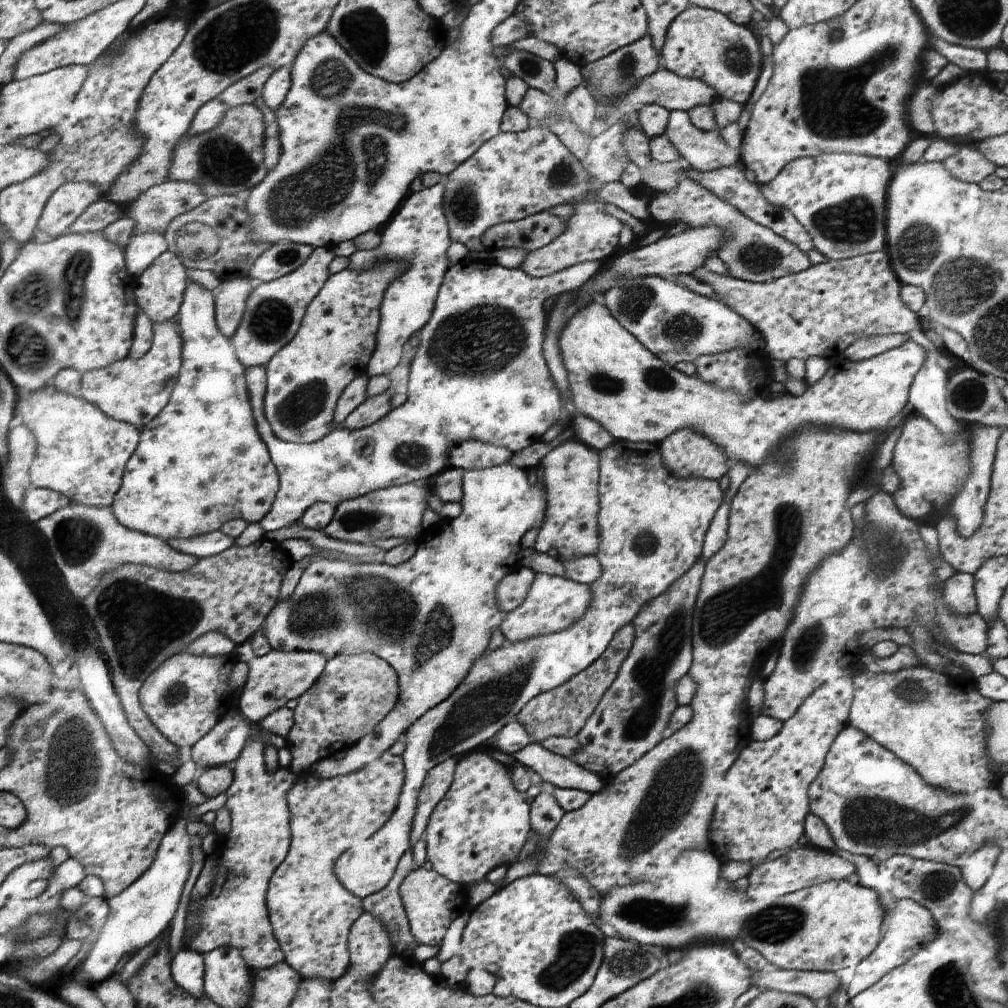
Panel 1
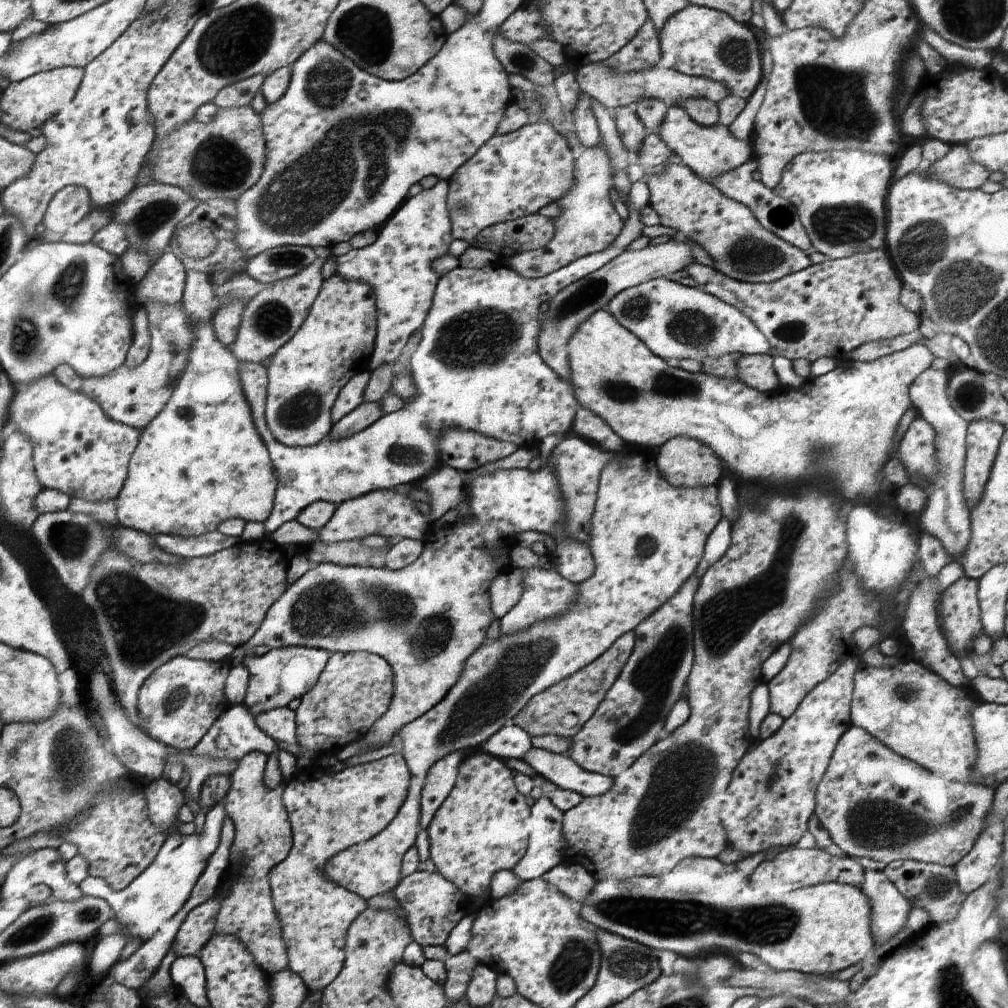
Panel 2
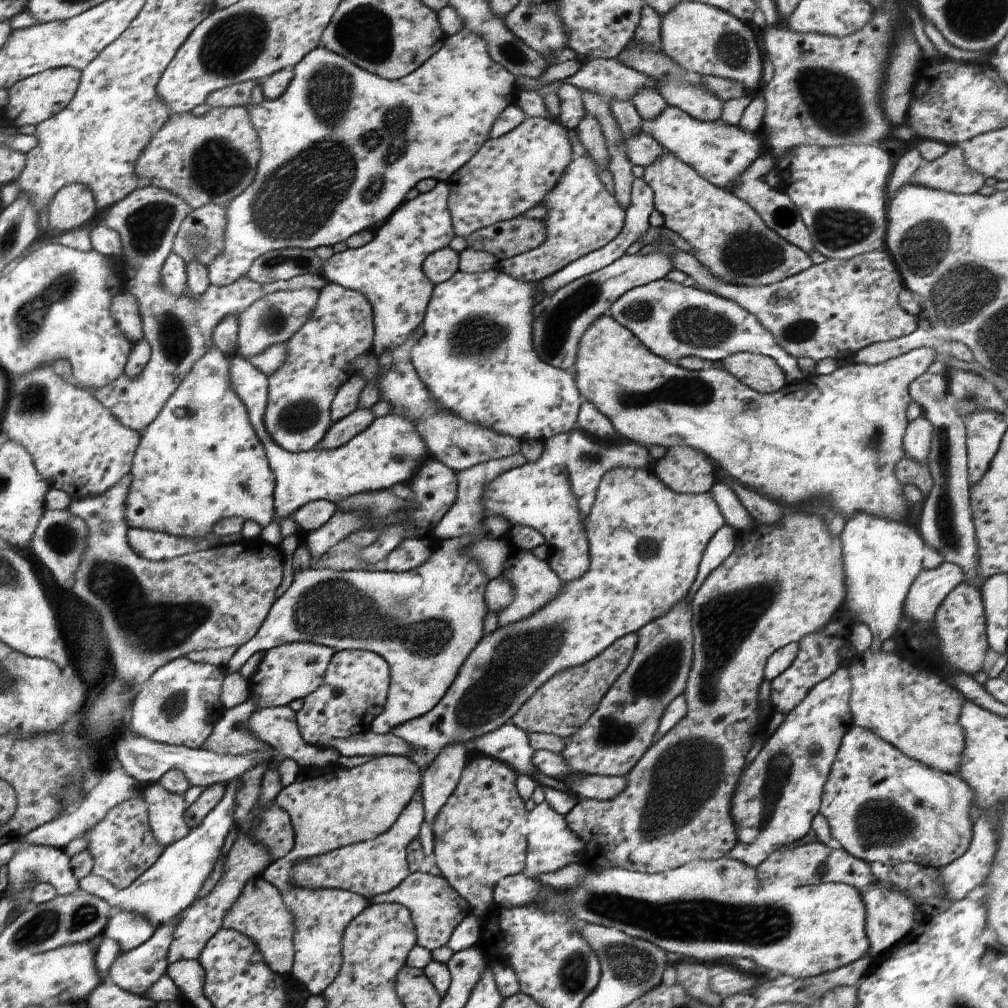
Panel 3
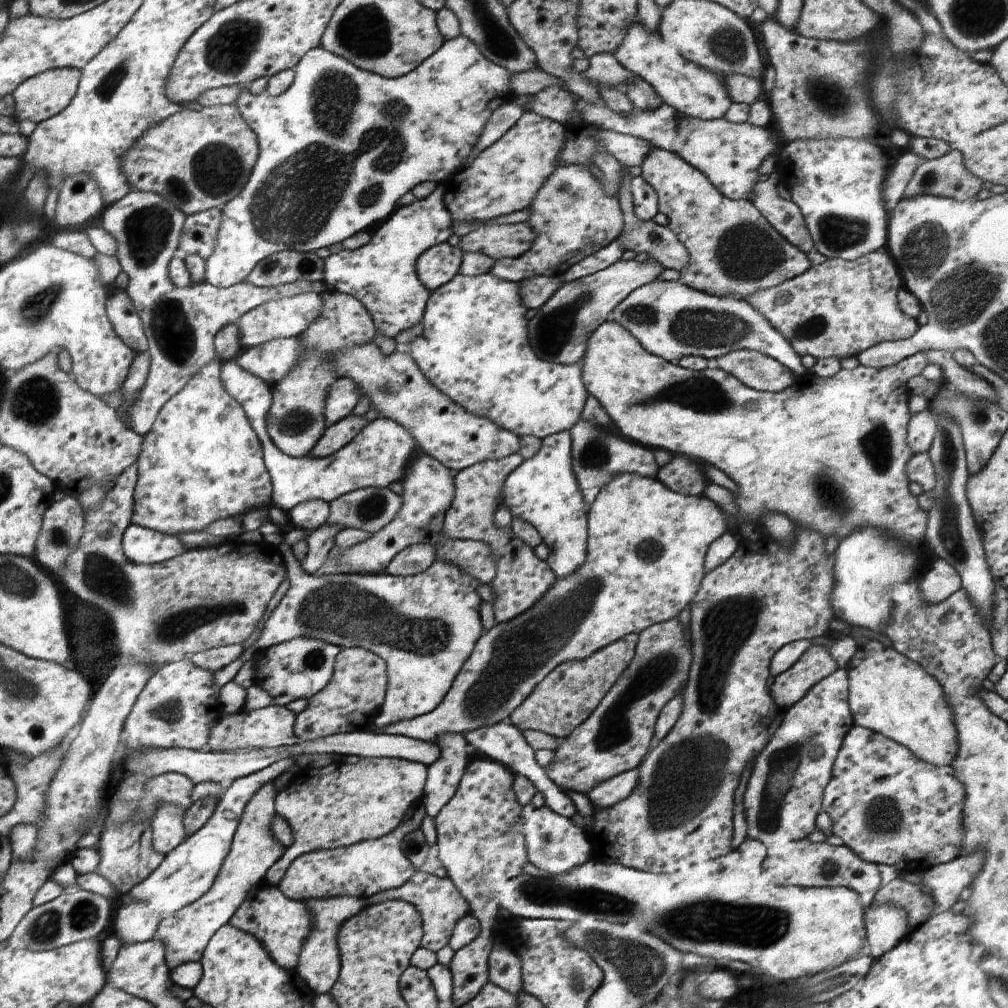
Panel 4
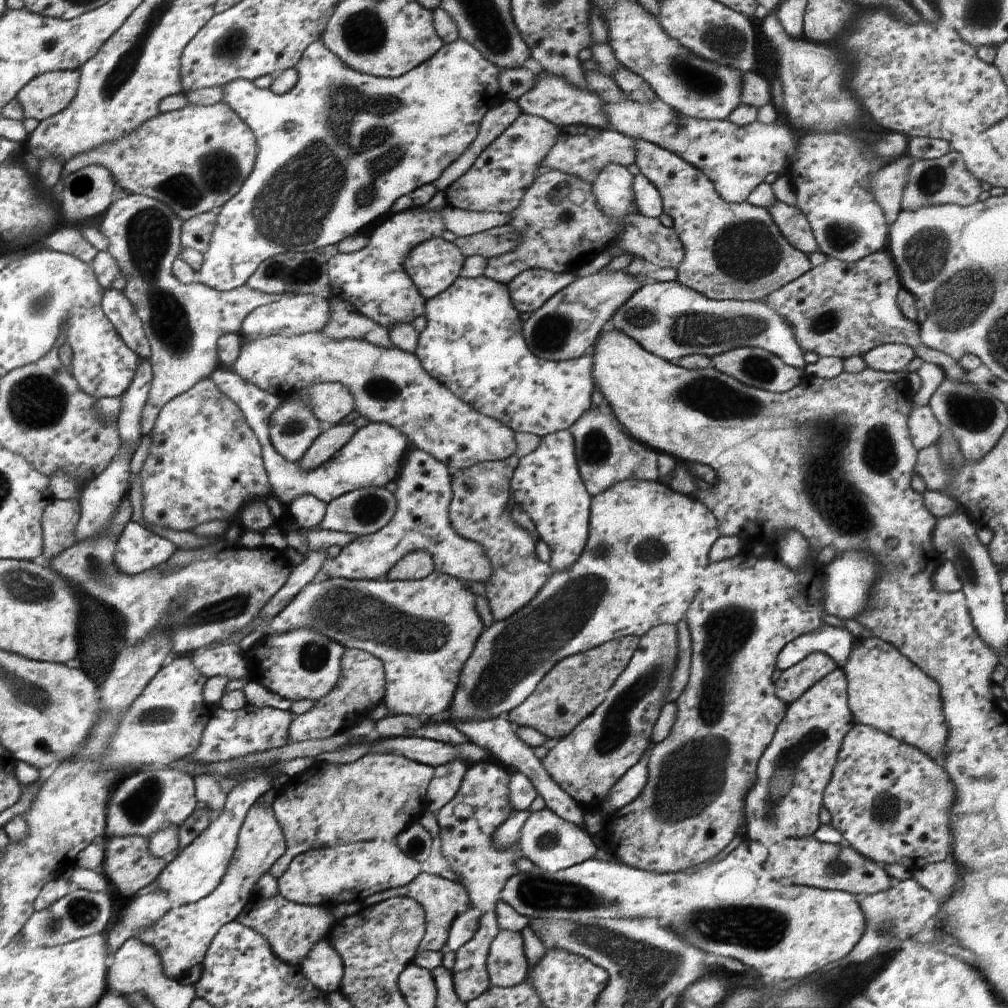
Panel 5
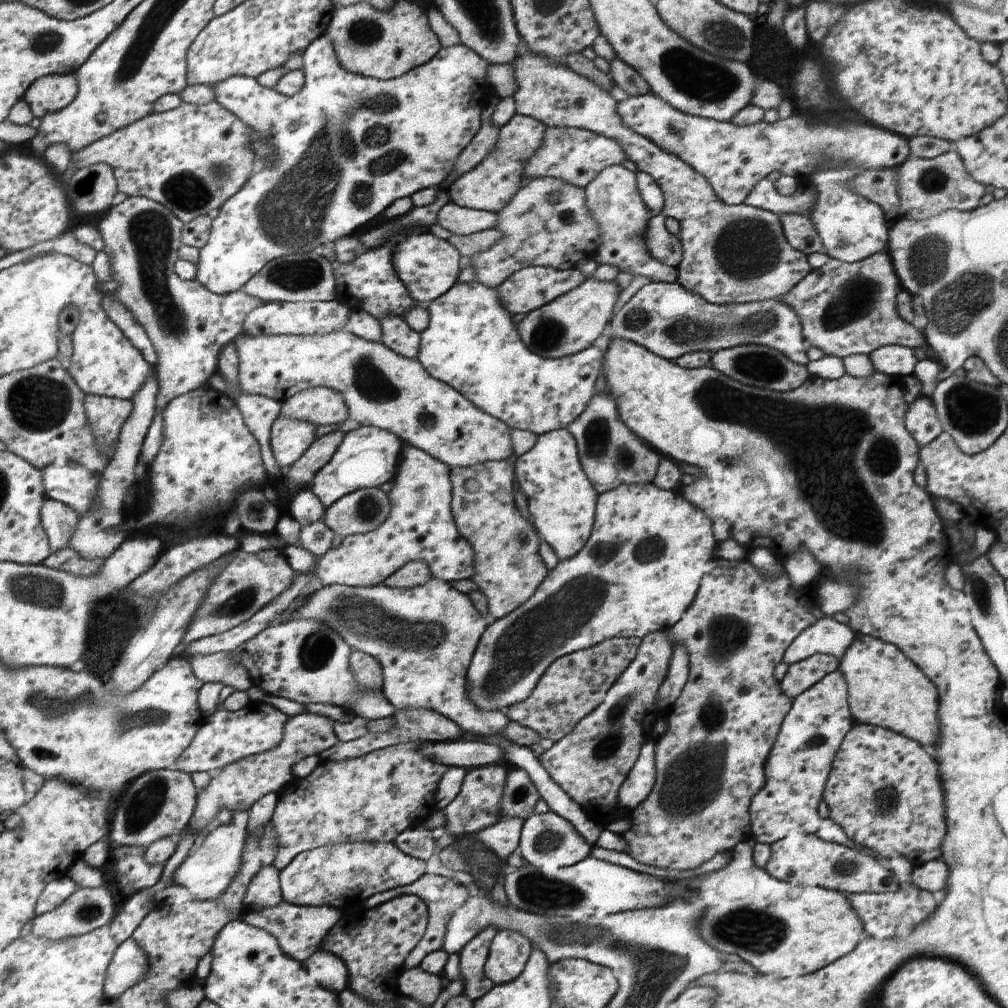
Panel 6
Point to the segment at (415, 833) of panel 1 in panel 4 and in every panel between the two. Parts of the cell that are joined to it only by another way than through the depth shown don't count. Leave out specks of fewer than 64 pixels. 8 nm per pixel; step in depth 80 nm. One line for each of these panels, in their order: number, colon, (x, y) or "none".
2: (441, 778)
3: (438, 782)
4: (443, 776)

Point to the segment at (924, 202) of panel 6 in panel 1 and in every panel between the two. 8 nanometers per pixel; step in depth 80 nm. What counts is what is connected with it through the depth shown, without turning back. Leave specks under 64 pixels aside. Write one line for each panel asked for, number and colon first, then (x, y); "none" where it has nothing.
1: (968, 164)
2: (956, 167)
3: (950, 172)
4: (947, 176)
5: (943, 180)

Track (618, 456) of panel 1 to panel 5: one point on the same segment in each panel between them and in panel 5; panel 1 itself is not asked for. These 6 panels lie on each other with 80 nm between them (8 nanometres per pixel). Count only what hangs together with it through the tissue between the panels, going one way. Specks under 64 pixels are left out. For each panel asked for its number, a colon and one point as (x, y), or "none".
2: (647, 537)
3: (646, 541)
4: (646, 544)
5: (648, 546)

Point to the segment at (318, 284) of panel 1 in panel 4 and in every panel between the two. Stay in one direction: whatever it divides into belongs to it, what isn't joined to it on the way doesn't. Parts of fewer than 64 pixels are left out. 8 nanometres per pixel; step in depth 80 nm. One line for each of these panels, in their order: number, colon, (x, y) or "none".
2: (270, 318)
3: (277, 316)
4: (284, 317)

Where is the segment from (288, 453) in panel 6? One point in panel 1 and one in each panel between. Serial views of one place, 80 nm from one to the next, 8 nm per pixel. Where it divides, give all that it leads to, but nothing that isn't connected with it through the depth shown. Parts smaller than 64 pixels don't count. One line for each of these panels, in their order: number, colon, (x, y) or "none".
1: (336, 338)
2: (305, 376)
3: (321, 355)
4: (296, 421)
5: (293, 427)

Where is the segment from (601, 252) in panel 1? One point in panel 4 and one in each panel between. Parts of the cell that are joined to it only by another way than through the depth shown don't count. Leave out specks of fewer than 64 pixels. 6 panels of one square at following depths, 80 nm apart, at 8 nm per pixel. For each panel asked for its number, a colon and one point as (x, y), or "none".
2: (588, 224)
3: (582, 216)
4: (573, 215)

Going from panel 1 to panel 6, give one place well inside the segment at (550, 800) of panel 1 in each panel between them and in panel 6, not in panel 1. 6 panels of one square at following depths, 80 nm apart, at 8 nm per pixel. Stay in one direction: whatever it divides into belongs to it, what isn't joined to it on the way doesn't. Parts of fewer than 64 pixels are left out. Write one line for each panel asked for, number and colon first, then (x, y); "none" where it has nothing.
2: (543, 852)
3: (551, 845)
4: (554, 843)
5: (553, 844)
6: (547, 841)

